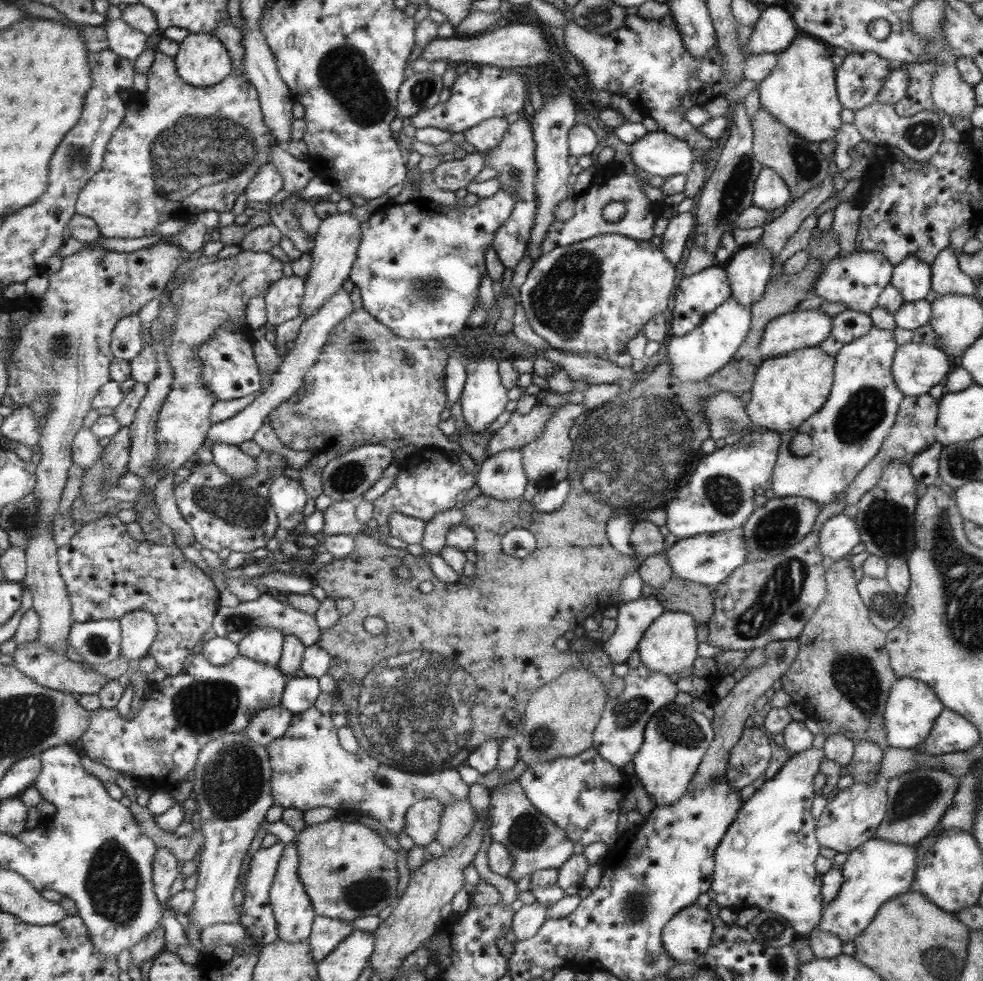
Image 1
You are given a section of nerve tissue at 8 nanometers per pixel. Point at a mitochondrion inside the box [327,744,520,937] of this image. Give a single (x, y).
(364, 895)

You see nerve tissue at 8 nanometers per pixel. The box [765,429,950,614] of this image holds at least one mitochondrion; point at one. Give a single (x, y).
(886, 522)

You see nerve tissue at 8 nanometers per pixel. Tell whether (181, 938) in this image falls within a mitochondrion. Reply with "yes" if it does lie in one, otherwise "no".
no

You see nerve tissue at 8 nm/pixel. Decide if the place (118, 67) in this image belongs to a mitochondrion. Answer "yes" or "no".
no

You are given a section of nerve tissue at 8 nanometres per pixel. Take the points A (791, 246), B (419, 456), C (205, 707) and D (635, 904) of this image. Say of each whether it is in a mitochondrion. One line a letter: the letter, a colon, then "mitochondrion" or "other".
A: other
B: other
C: mitochondrion
D: mitochondrion

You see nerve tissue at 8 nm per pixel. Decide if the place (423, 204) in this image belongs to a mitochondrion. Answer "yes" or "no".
no

